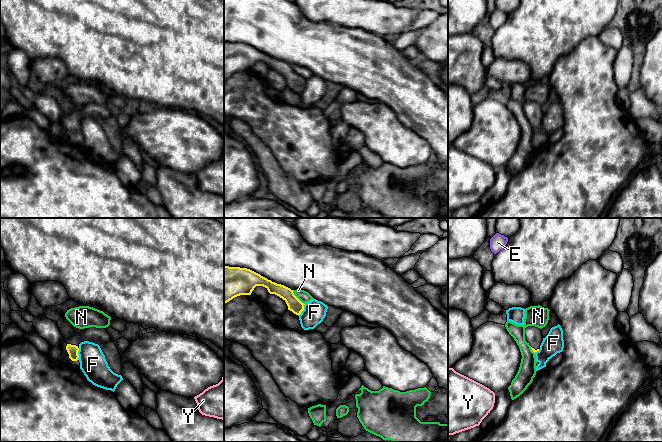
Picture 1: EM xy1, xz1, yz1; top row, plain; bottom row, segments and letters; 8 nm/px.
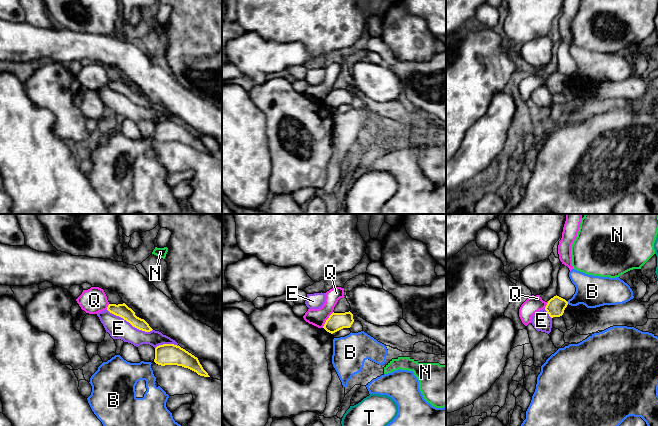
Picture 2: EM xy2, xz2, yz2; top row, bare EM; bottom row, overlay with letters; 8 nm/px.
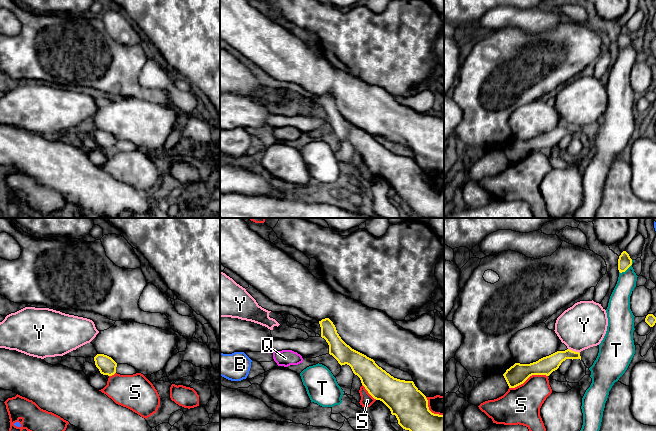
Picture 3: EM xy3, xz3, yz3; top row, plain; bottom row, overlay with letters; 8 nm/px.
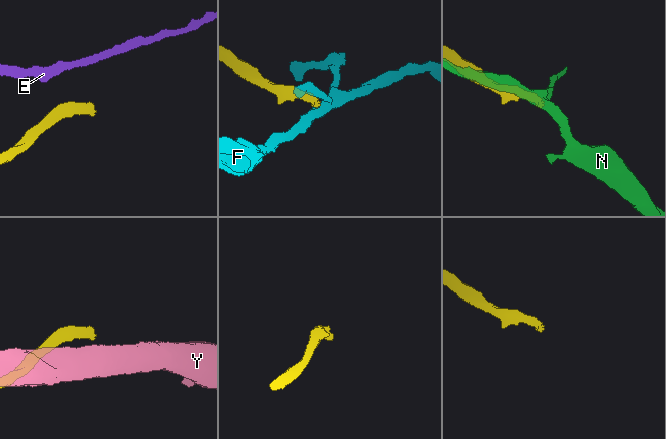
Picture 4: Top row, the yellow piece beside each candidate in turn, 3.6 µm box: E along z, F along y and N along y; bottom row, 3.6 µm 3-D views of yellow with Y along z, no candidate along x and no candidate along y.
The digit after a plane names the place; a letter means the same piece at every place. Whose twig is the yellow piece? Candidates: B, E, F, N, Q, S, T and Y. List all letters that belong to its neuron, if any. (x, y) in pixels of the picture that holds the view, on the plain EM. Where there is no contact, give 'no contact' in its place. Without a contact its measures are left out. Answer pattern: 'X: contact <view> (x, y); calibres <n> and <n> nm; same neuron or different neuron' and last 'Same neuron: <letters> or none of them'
B: contact yz2 (567, 78); calibres 150 and 260 nm; different neuron
E: contact xy2 (130, 99); calibres 110 and 170 nm; different neuron
F: contact xz1 (302, 86); calibres 110 and 180 nm; different neuron
N: contact xz1 (296, 73); calibres 110 and 90 nm; different neuron
Q: contact xz2 (326, 96); calibres 140 and 140 nm; different neuron
S: contact yz3 (528, 153); calibres 160 and 300 nm; different neuron
T: contact yz3 (627, 44); calibres 110 and 160 nm; different neuron
Y: contact yz3 (574, 127); calibres 140 and 360 nm; different neuron
Same neuron: none of them

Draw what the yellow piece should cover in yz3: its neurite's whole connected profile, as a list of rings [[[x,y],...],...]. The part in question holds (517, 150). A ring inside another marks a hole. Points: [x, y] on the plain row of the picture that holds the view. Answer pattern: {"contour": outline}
{"contour": [[[570,125],[557,127],[530,140],[515,139],[506,146],[503,152],[509,164],[515,164],[523,160],[532,151],[549,152],[553,147],[557,146],[566,135],[581,136],[581,132],[579,128]]]}

